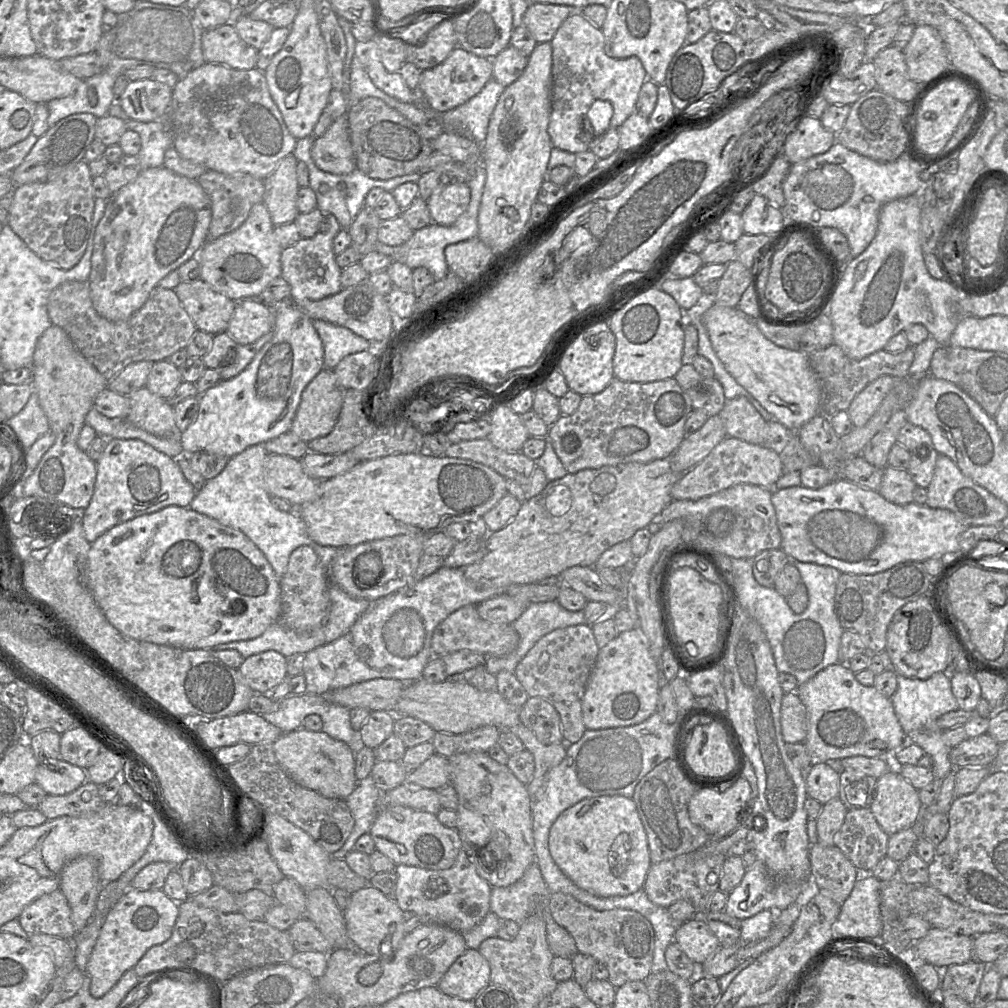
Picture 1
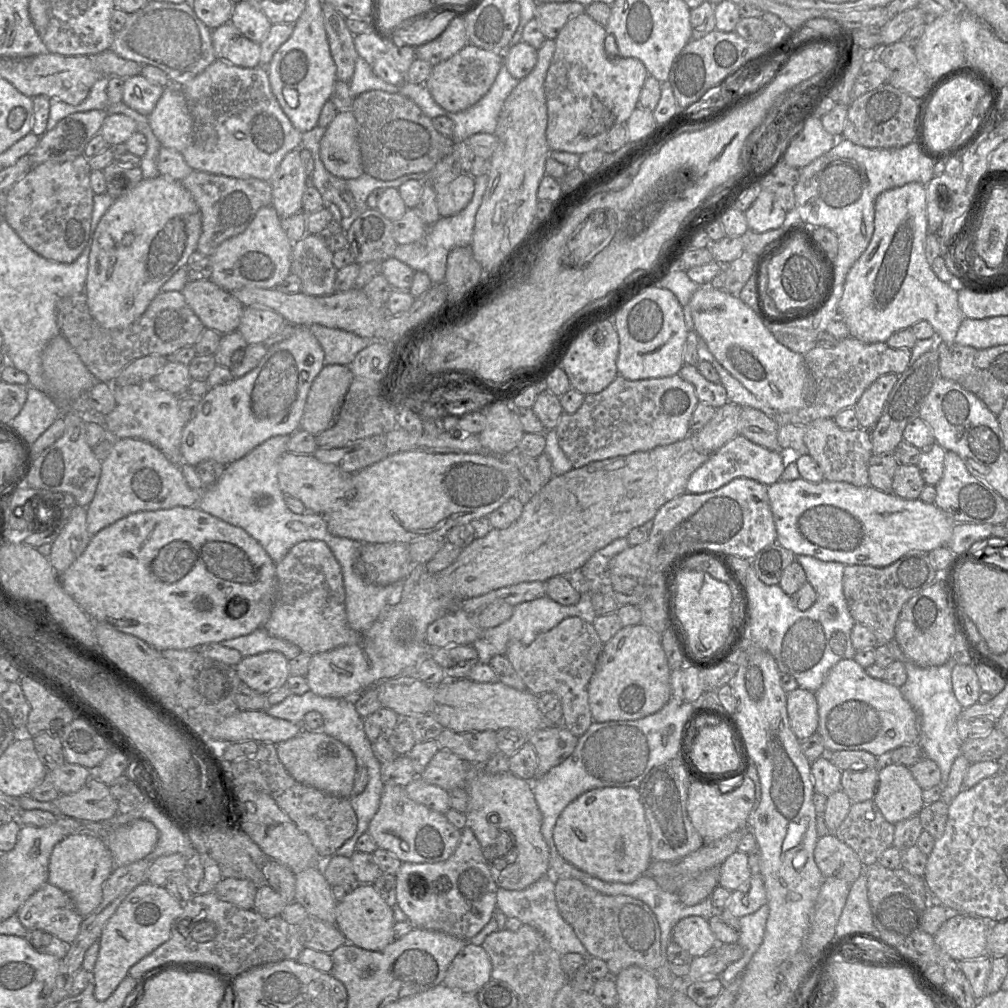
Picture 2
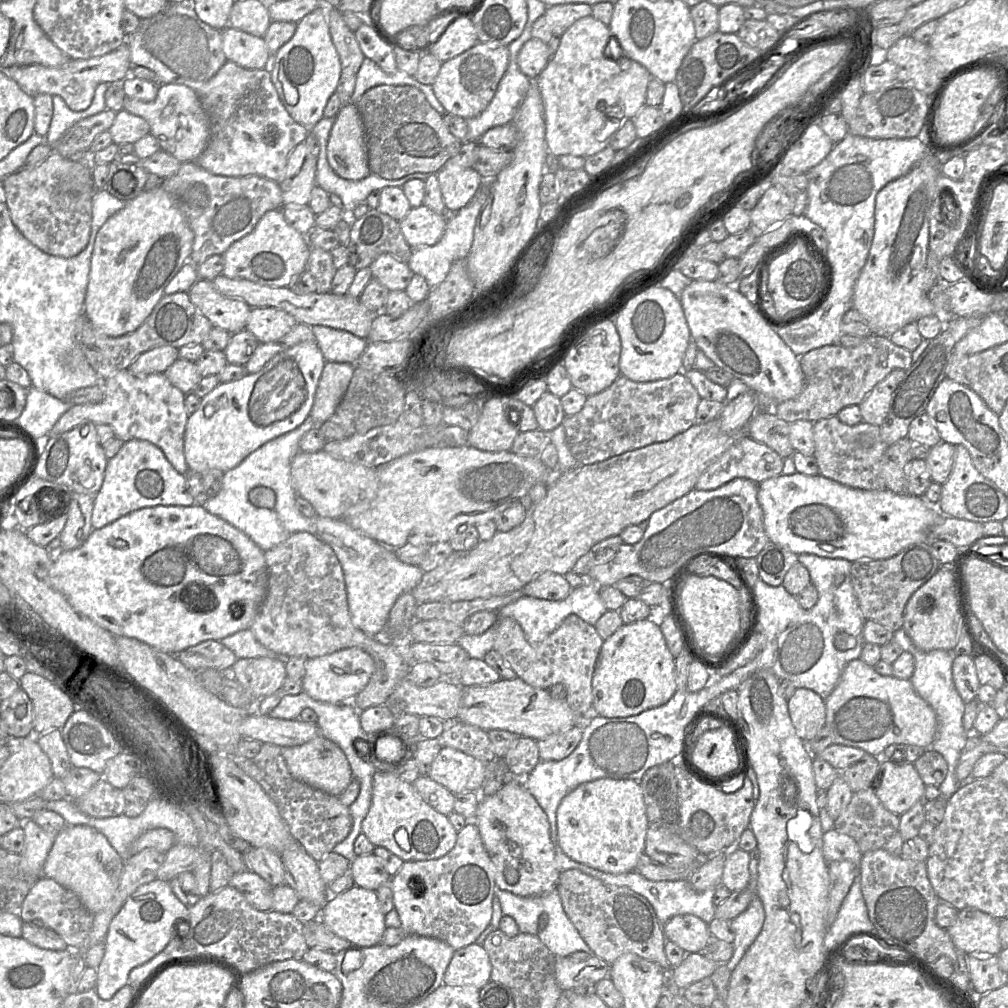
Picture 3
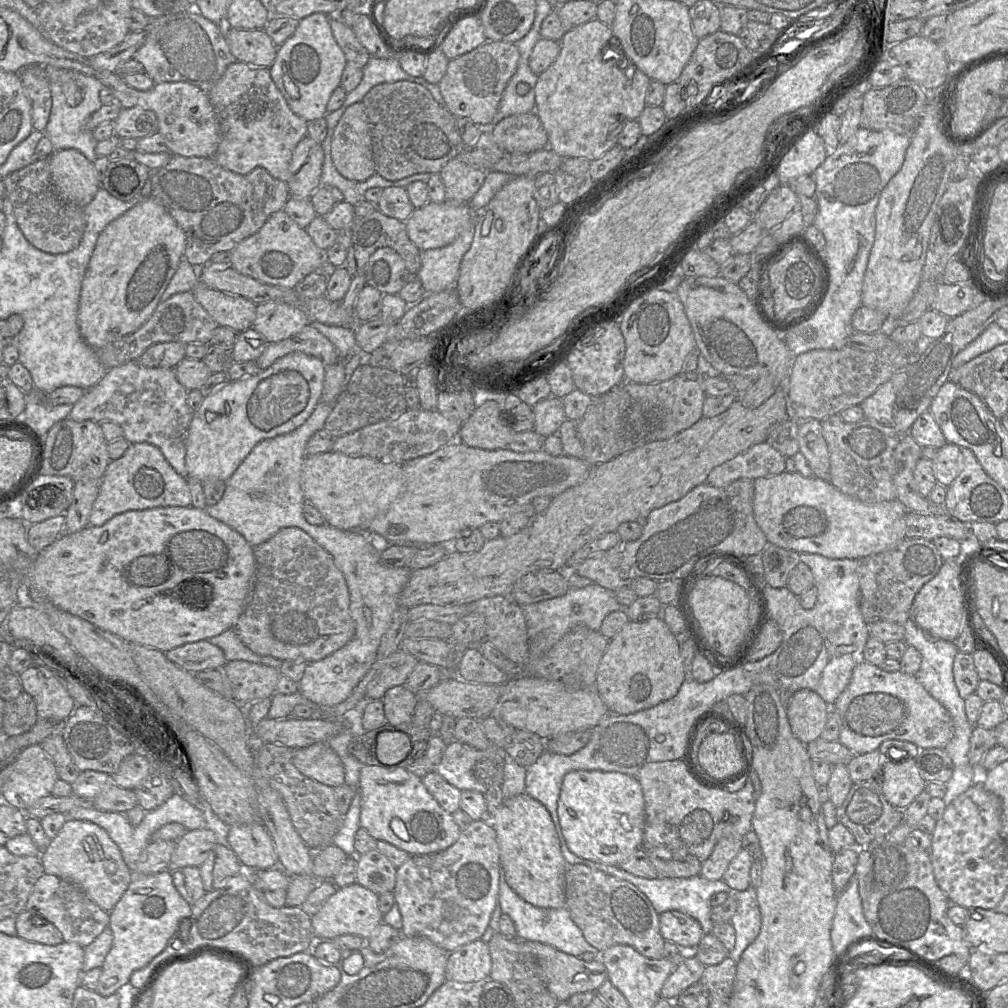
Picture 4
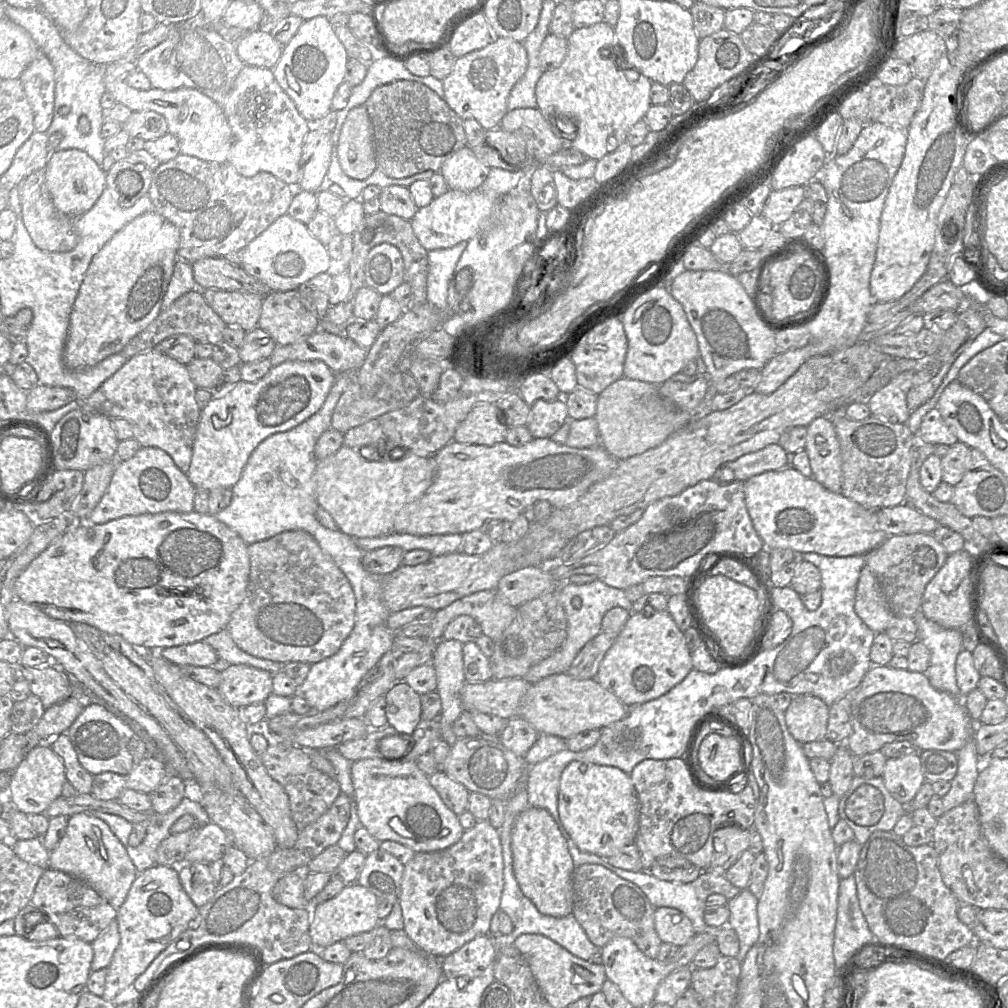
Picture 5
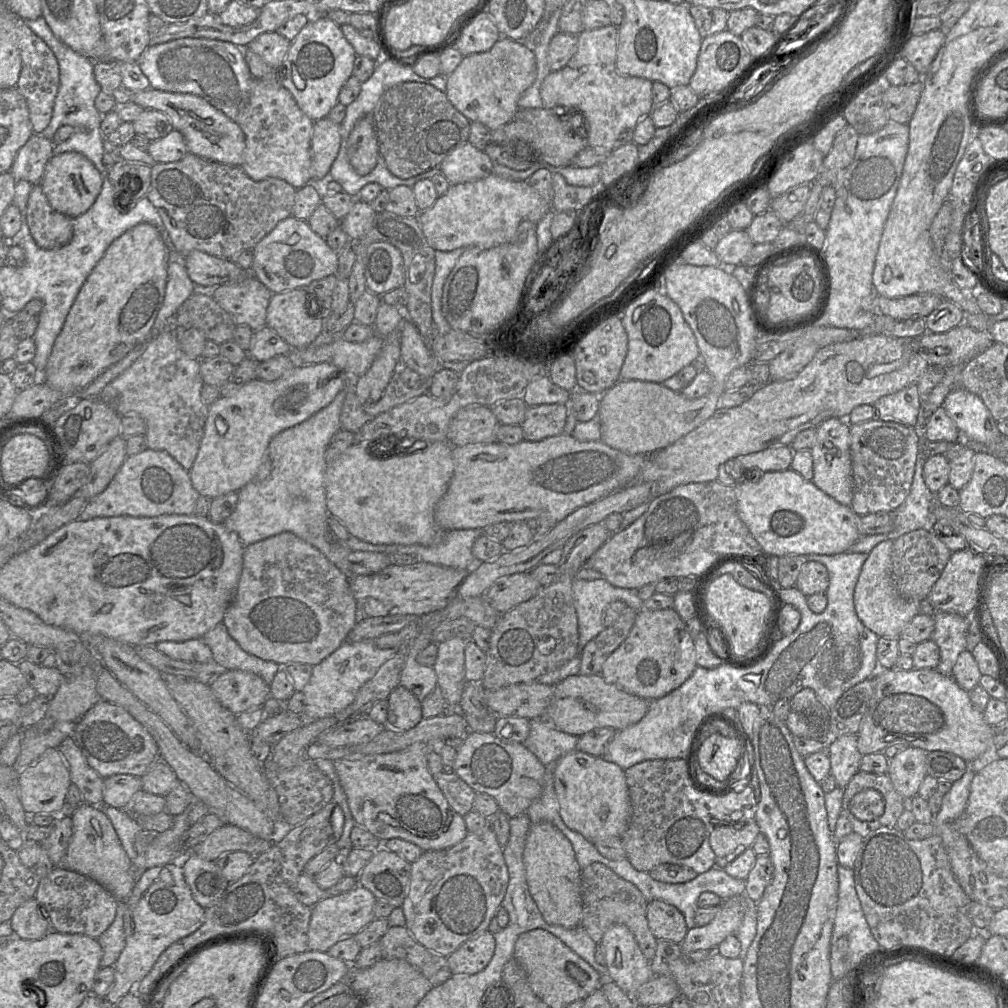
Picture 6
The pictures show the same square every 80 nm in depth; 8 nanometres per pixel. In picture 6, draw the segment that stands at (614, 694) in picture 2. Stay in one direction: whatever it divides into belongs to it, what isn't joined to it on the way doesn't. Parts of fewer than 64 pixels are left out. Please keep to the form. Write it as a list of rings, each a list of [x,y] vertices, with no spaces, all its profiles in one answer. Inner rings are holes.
[[[674,608],[637,611],[636,619],[627,638],[605,660],[600,675],[604,680],[627,693],[646,700],[662,698],[680,687],[696,669],[695,639],[687,631],[686,622]]]

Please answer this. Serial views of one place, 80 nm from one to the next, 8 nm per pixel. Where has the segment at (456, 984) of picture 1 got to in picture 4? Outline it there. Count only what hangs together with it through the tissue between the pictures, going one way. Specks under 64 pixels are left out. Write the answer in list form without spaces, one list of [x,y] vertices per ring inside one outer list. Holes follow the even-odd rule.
[[[478,939],[449,953],[445,979],[457,983],[485,981],[490,979],[491,967],[489,946]]]

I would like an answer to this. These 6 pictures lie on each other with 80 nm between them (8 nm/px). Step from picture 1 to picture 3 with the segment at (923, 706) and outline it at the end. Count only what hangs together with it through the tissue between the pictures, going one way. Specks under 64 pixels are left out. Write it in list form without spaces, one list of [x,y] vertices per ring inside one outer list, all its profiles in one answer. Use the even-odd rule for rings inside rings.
[[[902,628],[894,632],[892,641],[896,642],[905,652],[913,655],[915,669],[910,681],[916,693],[931,706],[936,714],[937,731],[935,739],[927,749],[940,753],[948,764],[948,773],[940,785],[942,793],[940,797],[948,800],[961,785],[956,776],[956,767],[969,737],[969,732],[964,729],[962,722],[965,703],[956,690],[952,678],[952,664],[955,656],[952,651],[948,650],[928,652],[919,650]]]

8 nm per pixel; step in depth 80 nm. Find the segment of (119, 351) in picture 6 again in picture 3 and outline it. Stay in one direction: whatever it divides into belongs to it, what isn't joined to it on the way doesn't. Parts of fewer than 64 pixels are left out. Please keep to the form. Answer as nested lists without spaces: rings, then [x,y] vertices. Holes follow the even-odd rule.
[[[160,185],[148,191],[143,190],[137,197],[126,202],[124,208],[107,219],[107,221],[101,226],[96,235],[90,263],[89,280],[84,300],[84,314],[92,326],[98,332],[108,337],[123,336],[135,331],[139,326],[141,326],[146,318],[151,314],[155,305],[163,297],[164,289],[168,283],[177,274],[185,262],[190,262],[189,258],[192,251],[193,240],[194,233],[189,227],[185,217],[176,206],[170,195],[164,189],[162,189]]]

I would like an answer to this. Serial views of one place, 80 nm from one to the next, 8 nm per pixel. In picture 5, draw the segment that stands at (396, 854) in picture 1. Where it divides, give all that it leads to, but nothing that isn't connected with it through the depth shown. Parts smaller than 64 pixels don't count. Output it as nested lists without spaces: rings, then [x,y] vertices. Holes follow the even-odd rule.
[[[368,758],[352,763],[351,777],[360,825],[382,841],[391,840],[416,853],[444,850],[460,840],[464,829],[458,816],[442,801],[415,761]]]

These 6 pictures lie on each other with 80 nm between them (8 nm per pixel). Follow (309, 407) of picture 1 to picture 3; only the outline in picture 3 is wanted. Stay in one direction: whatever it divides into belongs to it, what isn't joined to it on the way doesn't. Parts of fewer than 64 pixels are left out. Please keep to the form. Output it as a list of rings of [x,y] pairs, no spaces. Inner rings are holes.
[[[325,363],[310,412],[315,427],[320,427],[336,411],[351,381],[355,366],[349,363]]]

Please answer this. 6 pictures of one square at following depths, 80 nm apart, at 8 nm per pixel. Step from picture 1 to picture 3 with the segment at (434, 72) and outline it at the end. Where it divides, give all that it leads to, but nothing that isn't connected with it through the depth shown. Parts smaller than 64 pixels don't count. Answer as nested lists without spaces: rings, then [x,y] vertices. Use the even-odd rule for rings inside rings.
[[[478,42],[460,55],[442,63],[432,84],[437,99],[447,113],[470,119],[483,112],[491,102],[509,64],[508,46]]]

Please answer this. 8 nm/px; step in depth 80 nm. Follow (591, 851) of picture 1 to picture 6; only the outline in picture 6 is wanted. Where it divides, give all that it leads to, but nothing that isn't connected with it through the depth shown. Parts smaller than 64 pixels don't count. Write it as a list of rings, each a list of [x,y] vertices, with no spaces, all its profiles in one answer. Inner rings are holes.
[[[579,750],[562,755],[553,765],[554,789],[559,802],[559,812],[565,825],[580,833],[589,842],[610,837],[621,837],[631,817],[631,802],[624,770],[615,763]]]

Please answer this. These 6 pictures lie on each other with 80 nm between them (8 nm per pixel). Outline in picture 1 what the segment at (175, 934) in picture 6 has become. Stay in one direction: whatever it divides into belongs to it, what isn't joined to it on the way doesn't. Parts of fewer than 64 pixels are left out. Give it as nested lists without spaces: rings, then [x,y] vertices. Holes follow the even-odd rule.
[[[128,889],[105,917],[87,963],[91,996],[104,996],[149,949],[166,942],[172,935],[178,914],[179,904],[162,890]]]

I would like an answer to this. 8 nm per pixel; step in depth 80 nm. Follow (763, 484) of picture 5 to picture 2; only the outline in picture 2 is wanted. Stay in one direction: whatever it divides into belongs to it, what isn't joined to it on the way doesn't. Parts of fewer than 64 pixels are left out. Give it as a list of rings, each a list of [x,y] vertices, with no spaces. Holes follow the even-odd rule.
[[[802,478],[777,481],[767,487],[769,505],[776,528],[776,543],[794,555],[812,556],[826,562],[844,565],[885,567],[911,550],[930,552],[947,545],[952,536],[953,519],[934,503],[918,499],[904,499],[894,493],[880,491],[870,485],[855,486],[847,482],[823,480],[811,483]]]

